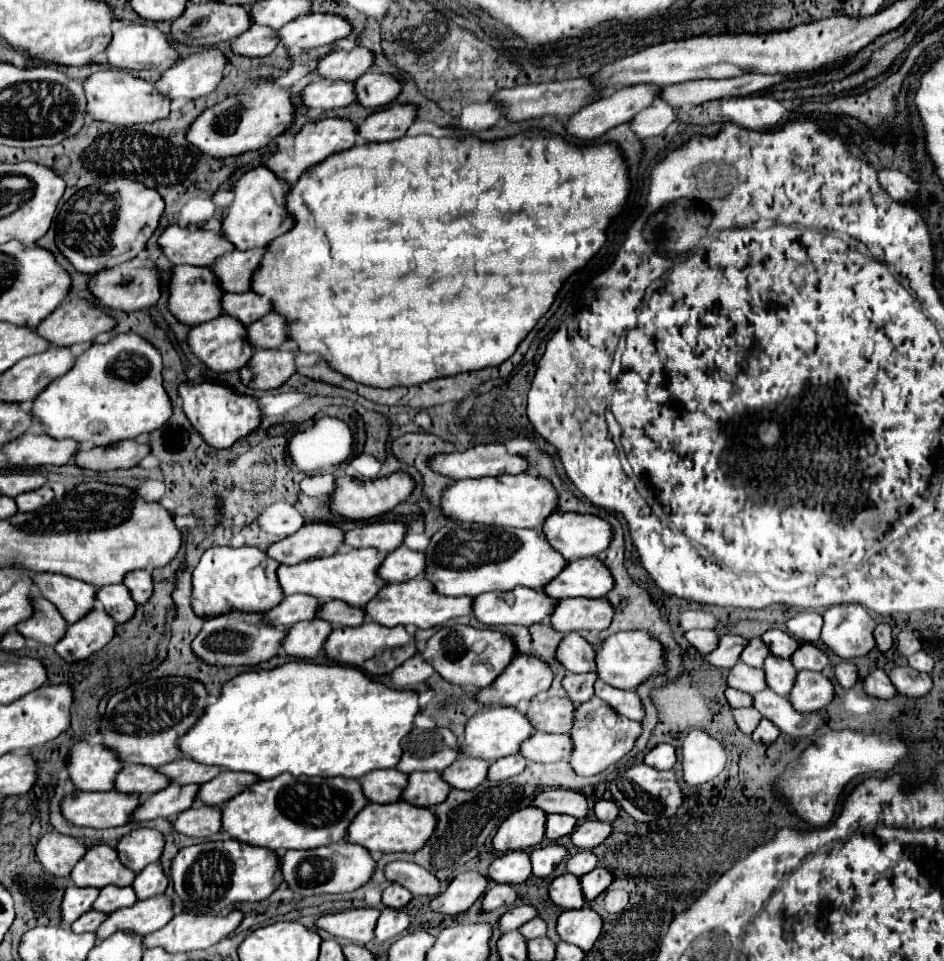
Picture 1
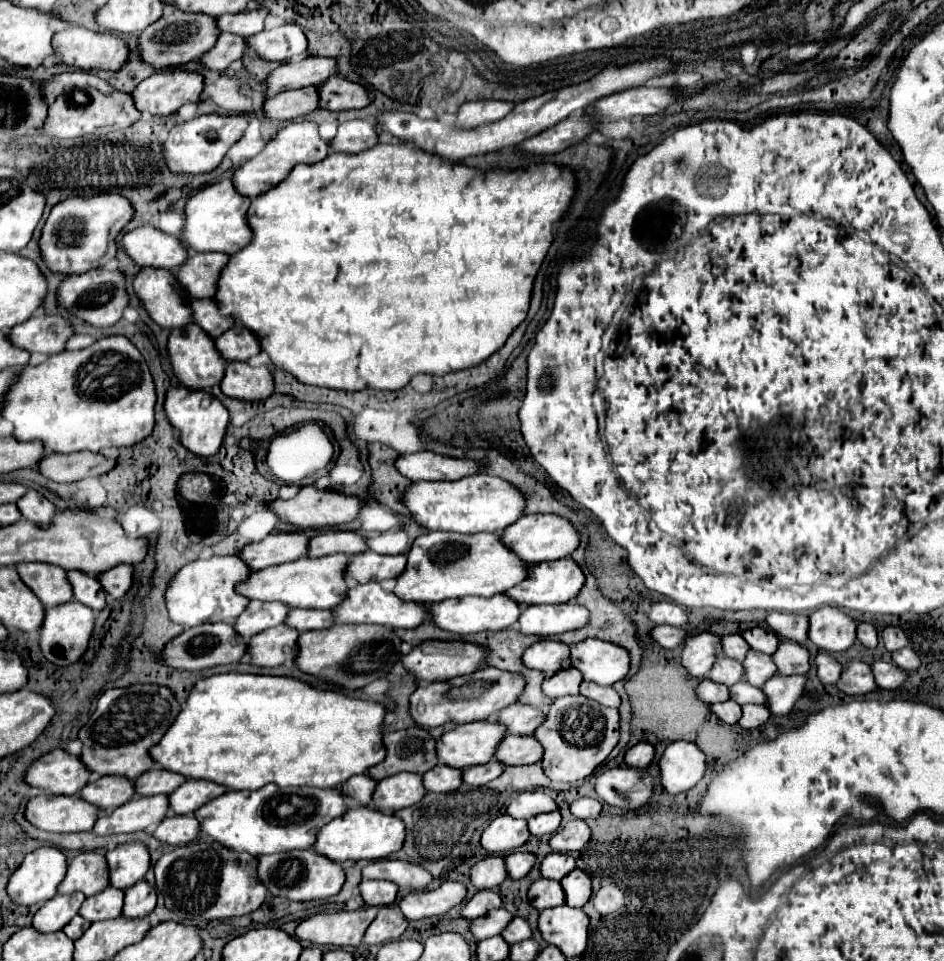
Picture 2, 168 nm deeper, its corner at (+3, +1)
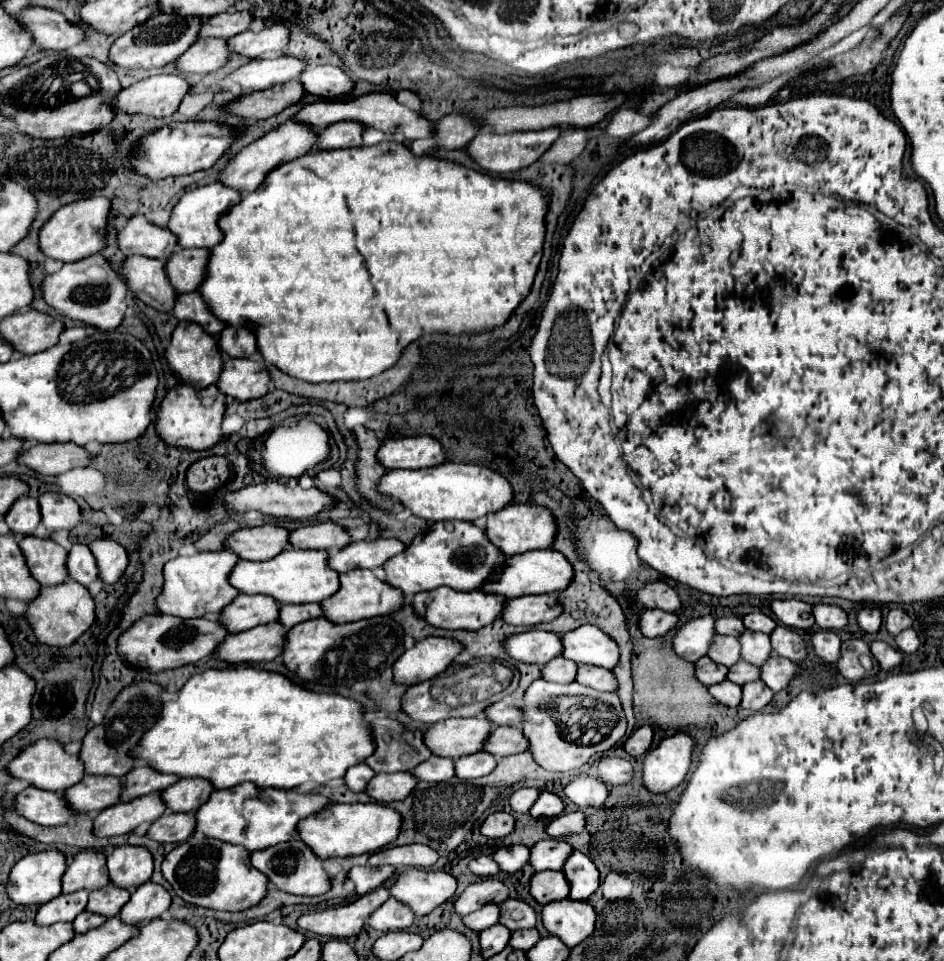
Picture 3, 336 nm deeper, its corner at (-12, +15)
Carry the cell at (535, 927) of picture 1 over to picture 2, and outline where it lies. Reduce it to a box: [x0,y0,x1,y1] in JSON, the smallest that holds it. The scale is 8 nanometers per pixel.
[501,918,531,944]

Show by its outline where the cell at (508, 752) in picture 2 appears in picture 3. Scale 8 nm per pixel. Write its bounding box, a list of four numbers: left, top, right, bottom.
[484,726,530,758]

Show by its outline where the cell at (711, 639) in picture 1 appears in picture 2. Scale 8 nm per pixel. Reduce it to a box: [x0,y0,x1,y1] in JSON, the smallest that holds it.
[649,626,685,648]

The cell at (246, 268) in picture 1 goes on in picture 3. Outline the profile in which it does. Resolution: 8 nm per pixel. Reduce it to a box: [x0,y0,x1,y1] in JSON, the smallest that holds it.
[166,248,210,294]

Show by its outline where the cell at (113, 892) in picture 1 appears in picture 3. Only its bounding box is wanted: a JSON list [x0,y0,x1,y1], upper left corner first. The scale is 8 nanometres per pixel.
[86,884,130,918]

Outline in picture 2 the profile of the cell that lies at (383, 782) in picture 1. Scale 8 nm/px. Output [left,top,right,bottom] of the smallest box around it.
[343,774,377,806]

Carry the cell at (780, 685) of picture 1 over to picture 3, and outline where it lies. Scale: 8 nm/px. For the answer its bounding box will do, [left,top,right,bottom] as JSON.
[738,630,772,666]

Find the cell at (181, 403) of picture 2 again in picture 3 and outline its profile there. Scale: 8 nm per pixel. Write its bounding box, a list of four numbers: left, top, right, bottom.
[154,384,226,450]

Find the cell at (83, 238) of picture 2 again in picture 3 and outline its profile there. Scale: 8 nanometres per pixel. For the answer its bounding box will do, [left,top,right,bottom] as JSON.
[40,196,112,262]

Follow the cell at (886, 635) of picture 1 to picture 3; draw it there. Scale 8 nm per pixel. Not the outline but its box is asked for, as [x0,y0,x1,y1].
[858,608,882,632]

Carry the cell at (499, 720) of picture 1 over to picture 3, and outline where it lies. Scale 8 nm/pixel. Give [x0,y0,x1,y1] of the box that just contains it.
[424,718,494,760]

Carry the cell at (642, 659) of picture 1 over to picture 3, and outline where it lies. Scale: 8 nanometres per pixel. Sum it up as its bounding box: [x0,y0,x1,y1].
[562,626,620,670]

